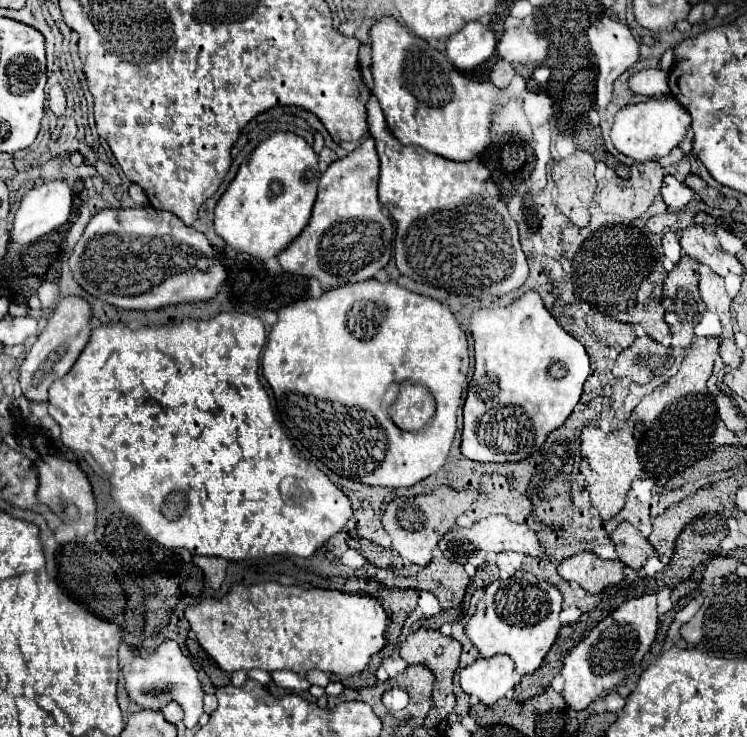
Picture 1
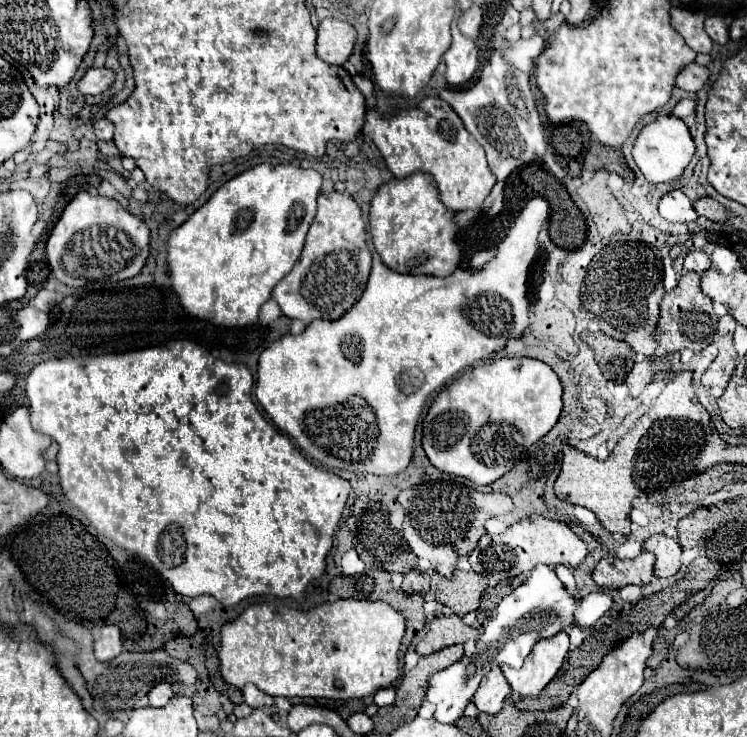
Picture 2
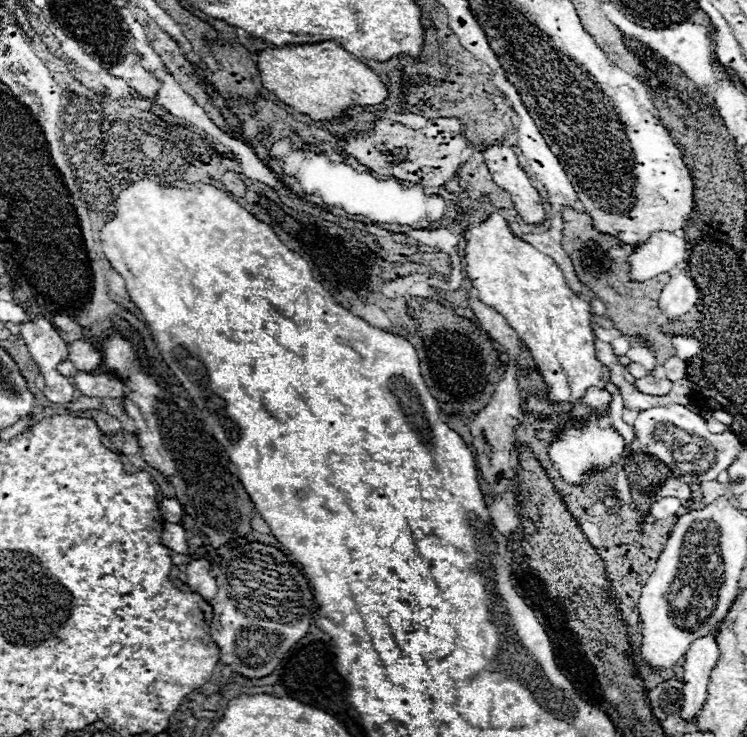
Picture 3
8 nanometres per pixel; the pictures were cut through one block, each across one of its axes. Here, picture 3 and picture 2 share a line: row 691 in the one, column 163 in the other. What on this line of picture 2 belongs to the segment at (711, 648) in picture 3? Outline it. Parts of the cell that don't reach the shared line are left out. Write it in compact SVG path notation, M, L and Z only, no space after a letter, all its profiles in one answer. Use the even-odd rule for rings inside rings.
M158 684L158 686L154 686L154 688L148 692L150 706L154 706L154 708L164 706L172 696L174 696L174 692L172 692L172 686L170 686L170 684Z

